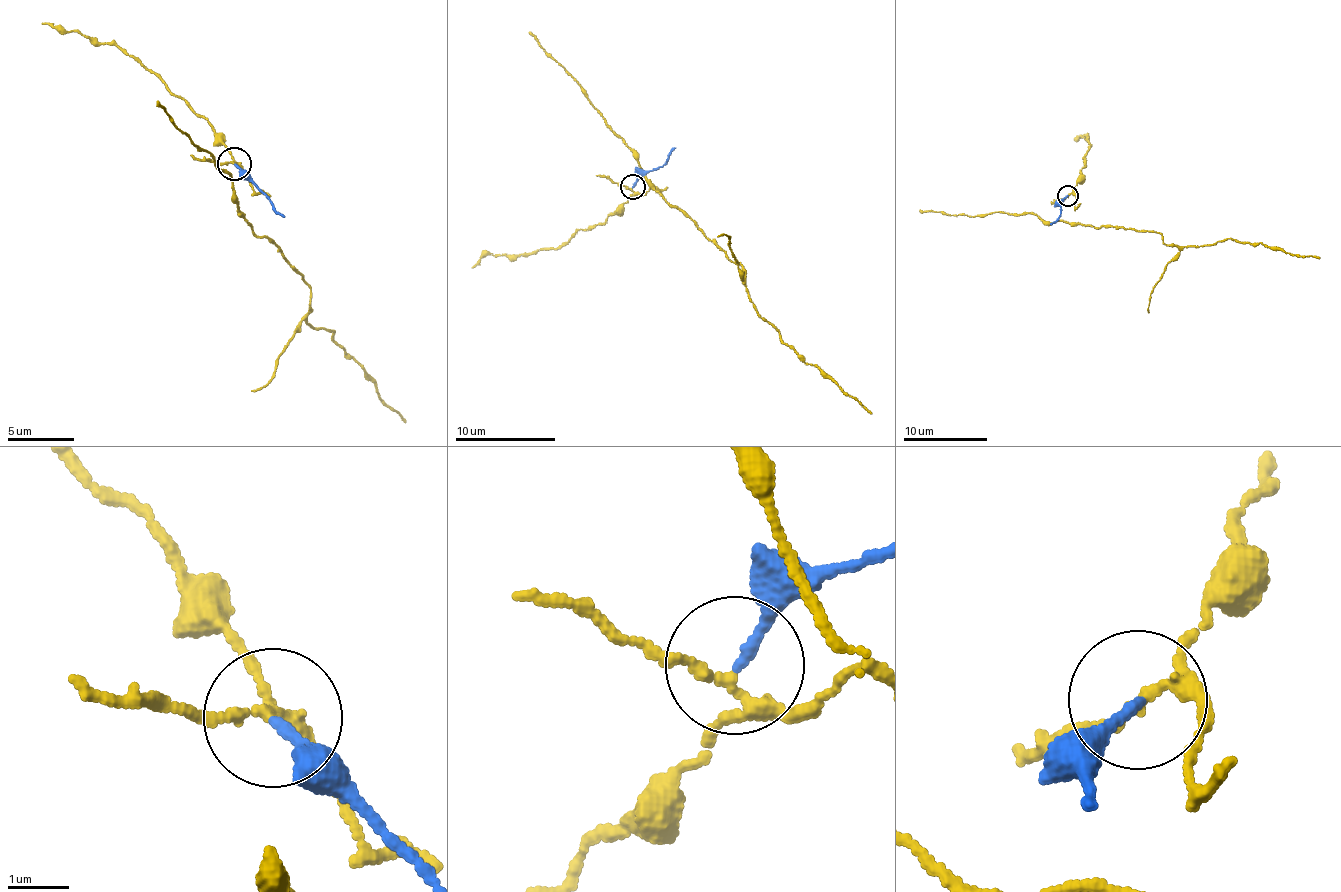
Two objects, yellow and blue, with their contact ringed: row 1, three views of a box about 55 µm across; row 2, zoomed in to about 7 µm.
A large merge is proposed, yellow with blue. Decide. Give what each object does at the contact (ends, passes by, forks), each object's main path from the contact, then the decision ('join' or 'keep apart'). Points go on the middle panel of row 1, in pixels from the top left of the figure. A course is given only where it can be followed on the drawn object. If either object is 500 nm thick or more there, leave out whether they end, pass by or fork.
yellow forks; blue ends; course yellow (632, 188), (642, 193), (654, 185), (726, 257), (744, 267), (749, 299), (781, 341), (872, 412); course blue (632, 186), (663, 165), (675, 147); keep apart

